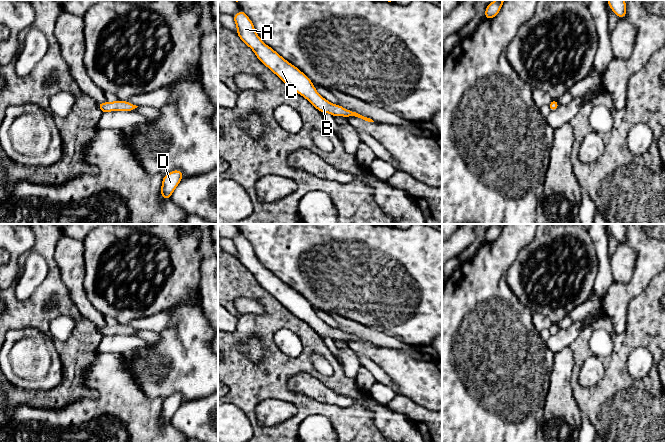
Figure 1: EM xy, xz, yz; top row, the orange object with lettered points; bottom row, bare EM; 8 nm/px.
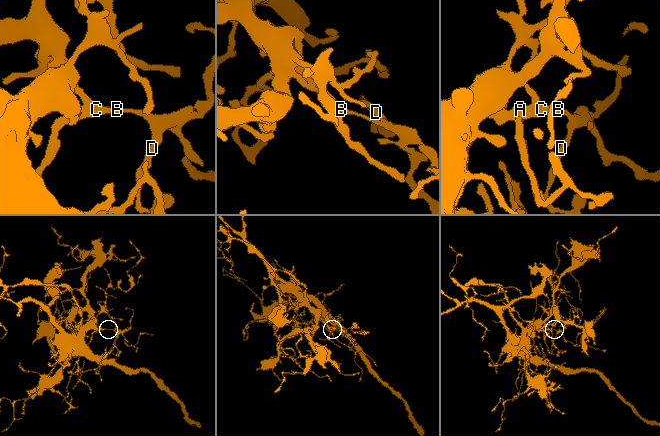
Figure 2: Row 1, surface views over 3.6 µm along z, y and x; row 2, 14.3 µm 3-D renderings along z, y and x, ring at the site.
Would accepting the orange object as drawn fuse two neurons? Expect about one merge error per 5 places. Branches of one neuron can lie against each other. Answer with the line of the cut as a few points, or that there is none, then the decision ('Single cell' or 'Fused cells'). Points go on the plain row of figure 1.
No split. Single cell

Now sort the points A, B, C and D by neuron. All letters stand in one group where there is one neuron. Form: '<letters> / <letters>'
A B C D

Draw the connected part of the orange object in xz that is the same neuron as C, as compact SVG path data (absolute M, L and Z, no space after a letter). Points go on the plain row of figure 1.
M240 234L233 242L237 251L237 259L253 274L257 282L290 312L306 322L316 333L322 337L329 337L334 341L344 340L348 342L349 340L355 340L368 346L374 346L372 343L364 341L354 335L330 327L320 320L311 304L304 297L286 285L260 263L254 253L252 245L245 236Z

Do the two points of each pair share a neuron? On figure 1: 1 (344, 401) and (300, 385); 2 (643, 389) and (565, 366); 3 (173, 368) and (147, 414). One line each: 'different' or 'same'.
1: same
2: different
3: different

